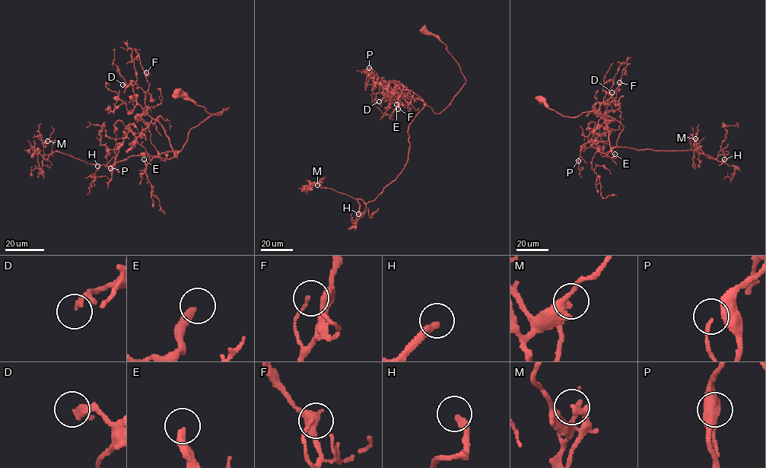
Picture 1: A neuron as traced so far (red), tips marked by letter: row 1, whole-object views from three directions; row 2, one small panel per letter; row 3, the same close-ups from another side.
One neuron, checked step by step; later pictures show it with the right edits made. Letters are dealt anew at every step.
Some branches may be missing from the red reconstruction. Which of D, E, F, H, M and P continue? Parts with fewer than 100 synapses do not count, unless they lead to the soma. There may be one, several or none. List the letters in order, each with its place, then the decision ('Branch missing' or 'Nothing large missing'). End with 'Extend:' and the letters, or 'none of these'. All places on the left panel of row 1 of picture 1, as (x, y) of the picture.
D: Place: (122, 84). Nothing large missing
E: Place: (144, 159). Nothing large missing
F: Place: (146, 72). Nothing large missing
H: Place: (97, 166). Branch missing
M: Place: (47, 141). Nothing large missing
P: Place: (110, 168). Nothing large missing
Extend: H

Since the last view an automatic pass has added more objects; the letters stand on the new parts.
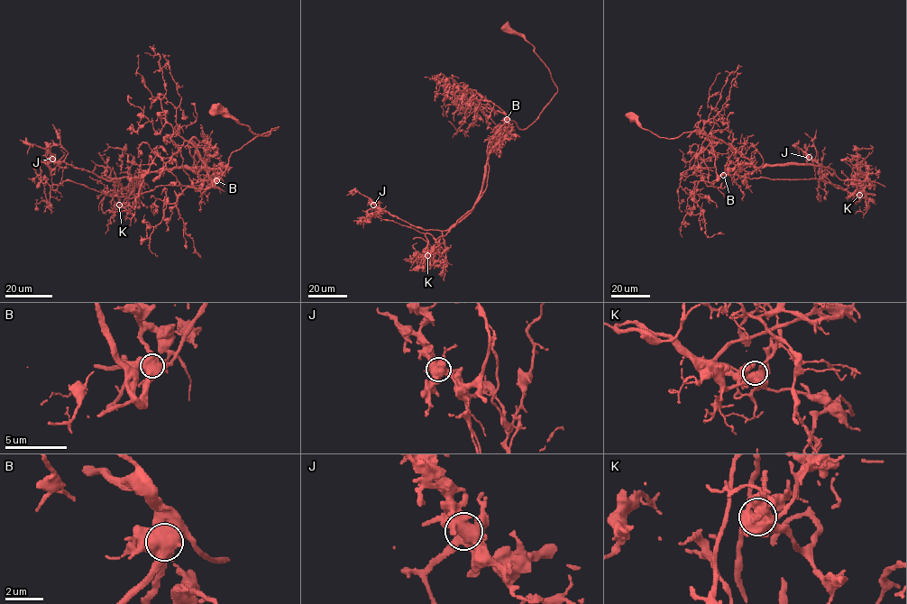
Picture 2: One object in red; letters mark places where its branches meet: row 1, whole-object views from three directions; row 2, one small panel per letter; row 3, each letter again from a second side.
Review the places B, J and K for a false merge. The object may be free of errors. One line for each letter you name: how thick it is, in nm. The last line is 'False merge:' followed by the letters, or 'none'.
B: calibre 750 nm
False merge: B

